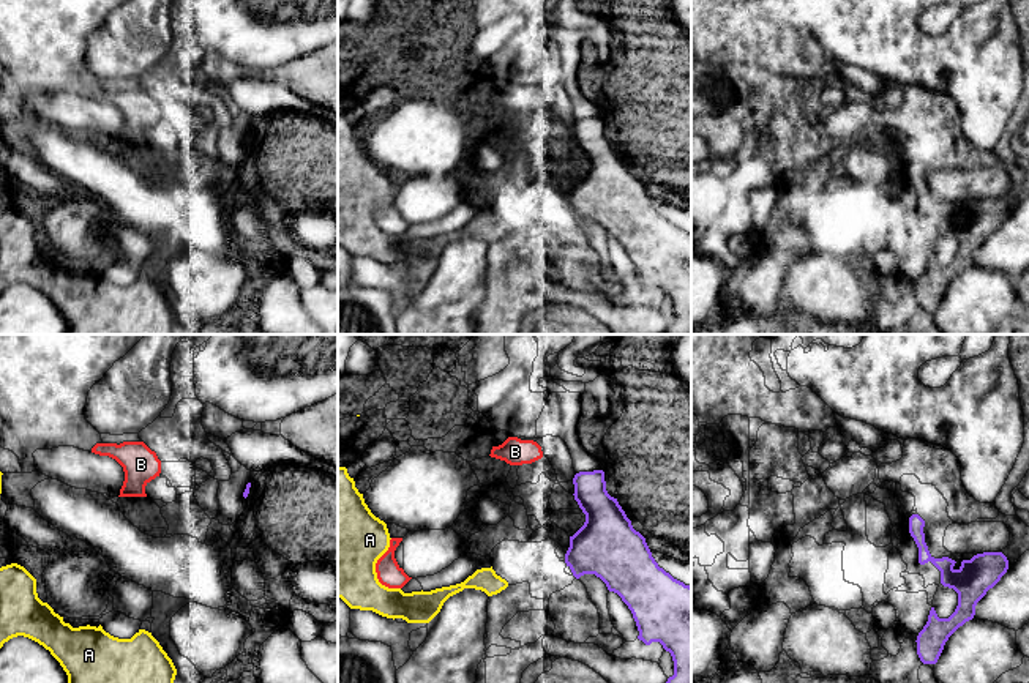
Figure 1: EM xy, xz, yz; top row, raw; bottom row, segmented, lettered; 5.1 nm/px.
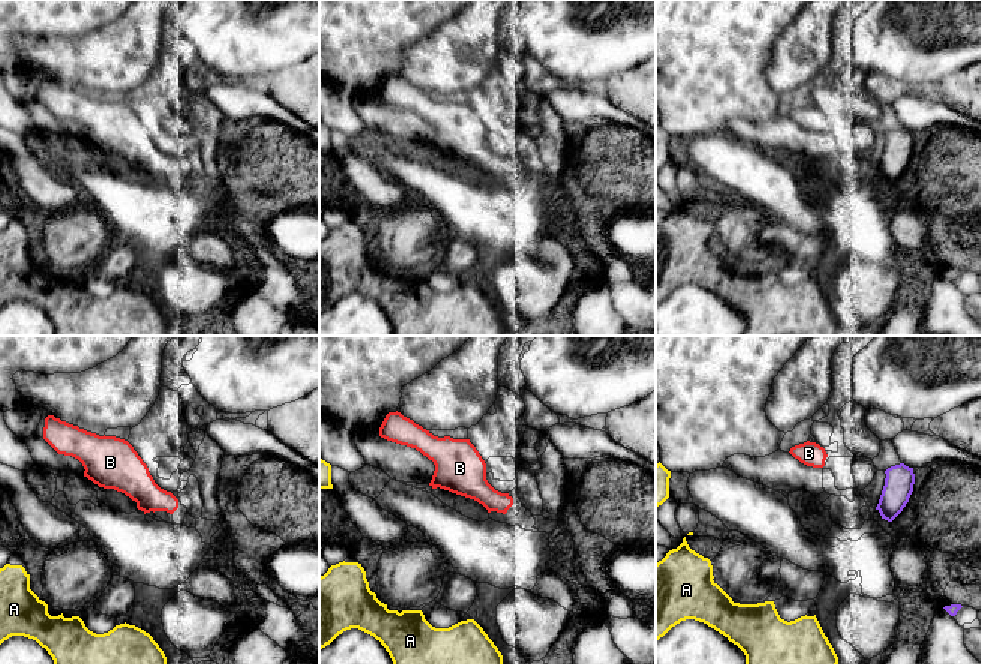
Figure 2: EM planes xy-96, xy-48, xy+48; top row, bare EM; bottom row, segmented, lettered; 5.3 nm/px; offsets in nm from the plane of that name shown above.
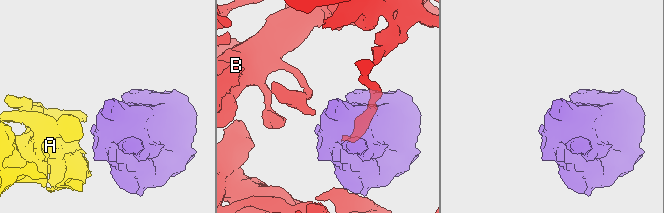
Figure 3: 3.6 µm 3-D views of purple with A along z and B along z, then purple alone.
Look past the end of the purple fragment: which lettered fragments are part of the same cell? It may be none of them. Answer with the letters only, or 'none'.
A

